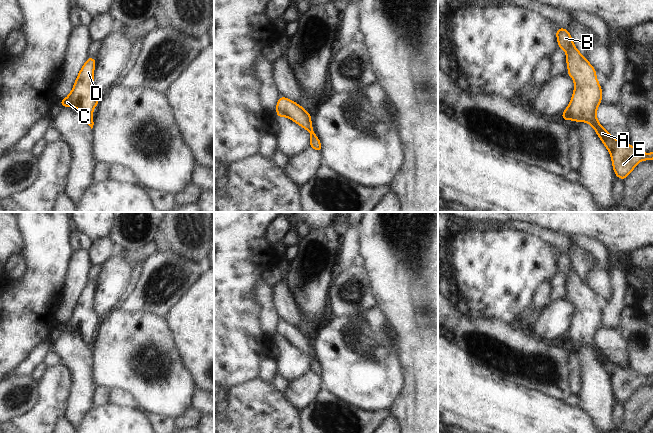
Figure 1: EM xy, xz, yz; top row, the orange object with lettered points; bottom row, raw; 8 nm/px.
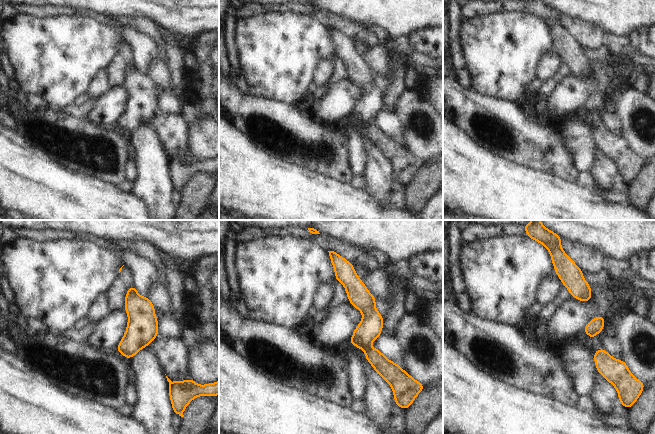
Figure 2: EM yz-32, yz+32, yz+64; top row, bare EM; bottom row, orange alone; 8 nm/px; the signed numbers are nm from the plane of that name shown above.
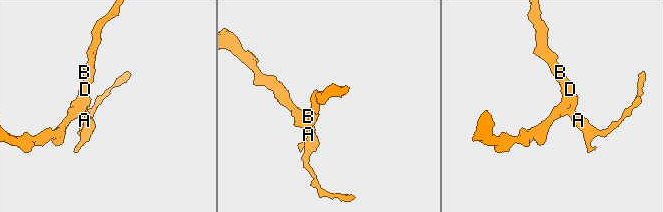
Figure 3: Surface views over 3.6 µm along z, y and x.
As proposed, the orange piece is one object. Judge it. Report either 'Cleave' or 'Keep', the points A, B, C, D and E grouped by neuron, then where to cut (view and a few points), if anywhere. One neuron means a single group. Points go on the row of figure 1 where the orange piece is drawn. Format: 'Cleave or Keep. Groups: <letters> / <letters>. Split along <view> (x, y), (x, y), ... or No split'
Keep. Groups: A B C D E. No split

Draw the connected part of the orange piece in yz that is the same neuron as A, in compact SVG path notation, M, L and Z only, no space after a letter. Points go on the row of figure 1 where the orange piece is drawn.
M559 27L556 30L556 38L558 48L562 48L566 53L567 75L574 80L570 103L560 118L578 123L585 121L591 125L610 152L614 175L625 180L640 161L653 160L653 152L645 153L632 144L624 144L599 123L596 112L602 103L602 87L598 82L596 69L575 47L568 29Z

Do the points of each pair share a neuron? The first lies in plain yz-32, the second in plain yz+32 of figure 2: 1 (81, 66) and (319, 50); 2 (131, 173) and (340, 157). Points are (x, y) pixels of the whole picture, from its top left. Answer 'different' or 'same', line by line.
1: same
2: different

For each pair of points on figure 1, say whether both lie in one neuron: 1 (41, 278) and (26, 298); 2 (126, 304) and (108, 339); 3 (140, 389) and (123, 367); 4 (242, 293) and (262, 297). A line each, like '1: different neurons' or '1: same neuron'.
1: same neuron
2: different neurons
3: same neuron
4: different neurons

